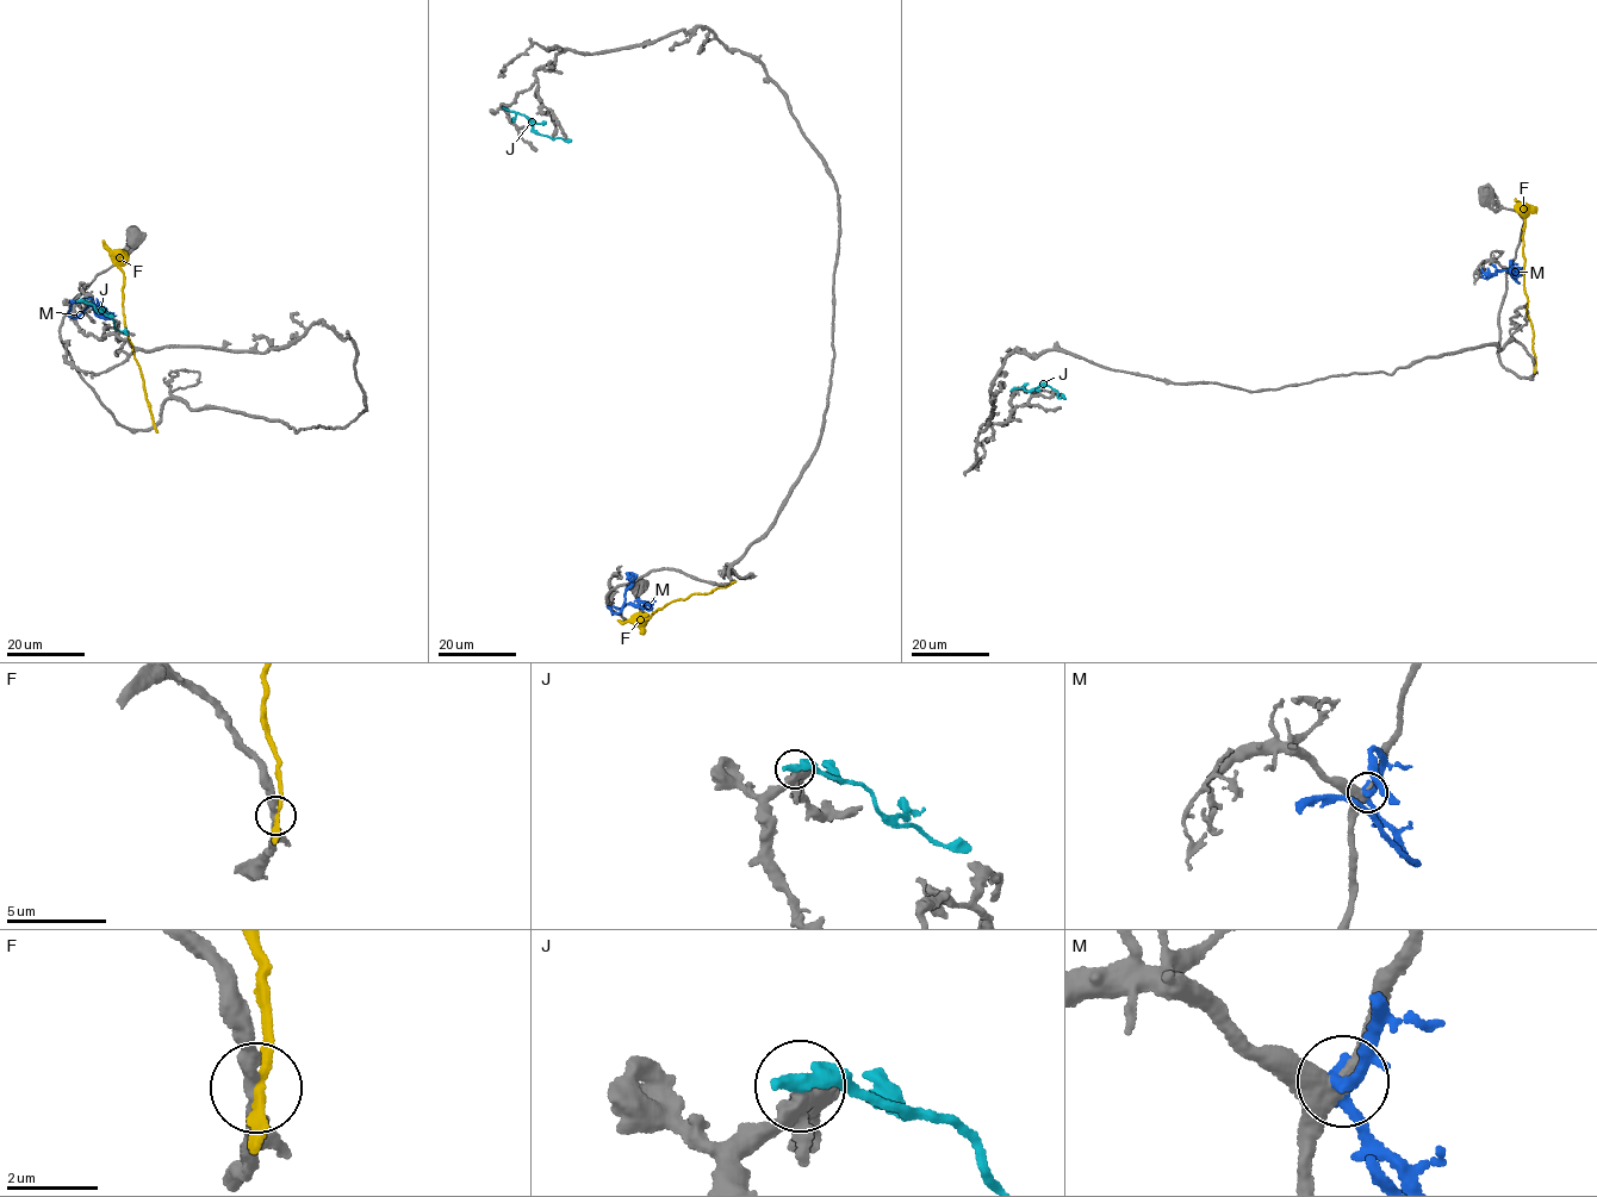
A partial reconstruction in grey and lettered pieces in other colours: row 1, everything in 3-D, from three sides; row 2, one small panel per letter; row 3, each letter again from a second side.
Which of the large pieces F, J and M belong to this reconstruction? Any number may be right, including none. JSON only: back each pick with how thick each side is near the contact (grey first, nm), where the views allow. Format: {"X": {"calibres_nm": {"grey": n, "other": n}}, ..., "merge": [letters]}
{"merge": []}

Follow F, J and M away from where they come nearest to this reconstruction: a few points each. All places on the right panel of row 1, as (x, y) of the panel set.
F: (1535, 367), (1524, 290), (1524, 214), (1515, 199)
J: (1013, 390), (1029, 391), (1049, 385), (1057, 397), (1063, 398)
M: (1509, 268), (1518, 282), (1508, 272), (1498, 269), (1495, 274), (1481, 269)

